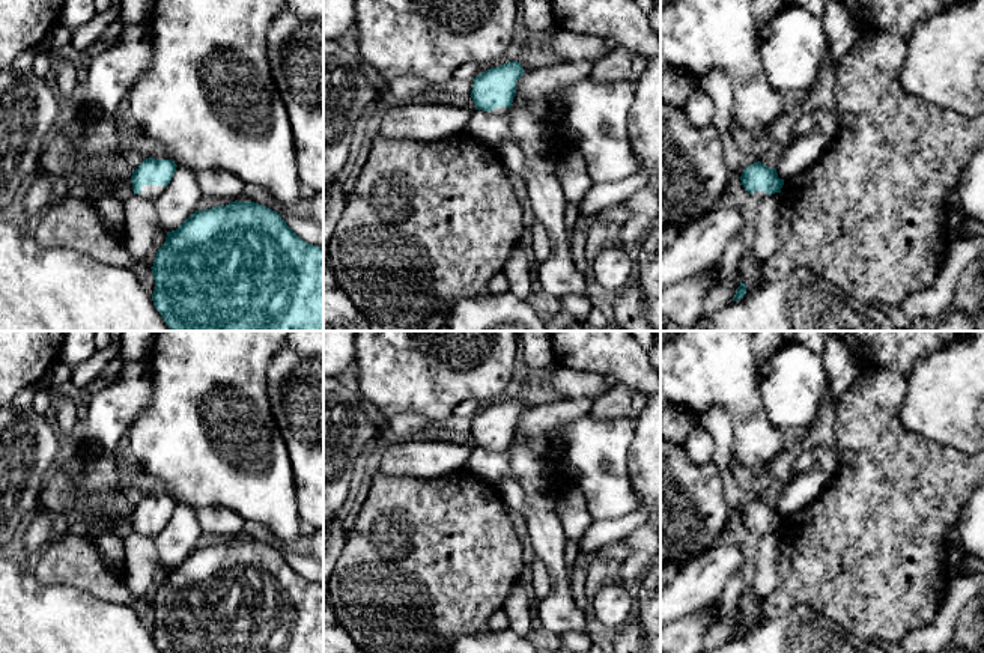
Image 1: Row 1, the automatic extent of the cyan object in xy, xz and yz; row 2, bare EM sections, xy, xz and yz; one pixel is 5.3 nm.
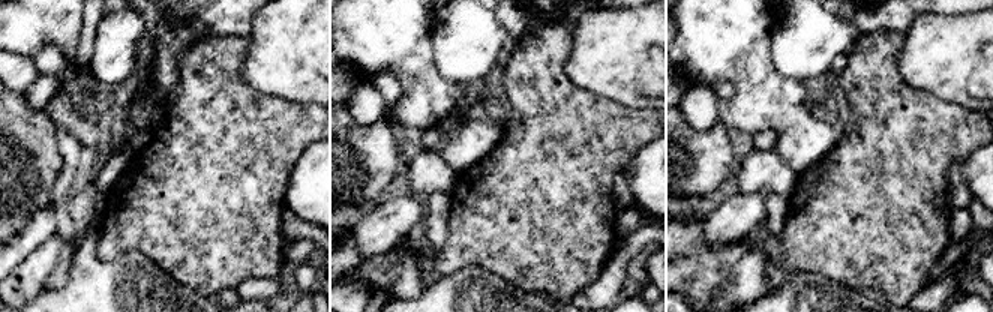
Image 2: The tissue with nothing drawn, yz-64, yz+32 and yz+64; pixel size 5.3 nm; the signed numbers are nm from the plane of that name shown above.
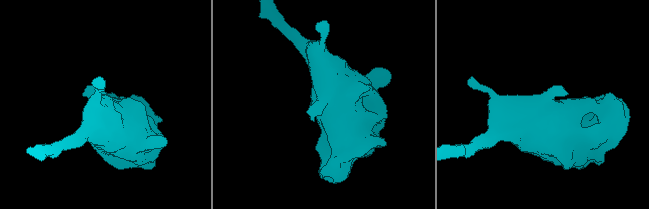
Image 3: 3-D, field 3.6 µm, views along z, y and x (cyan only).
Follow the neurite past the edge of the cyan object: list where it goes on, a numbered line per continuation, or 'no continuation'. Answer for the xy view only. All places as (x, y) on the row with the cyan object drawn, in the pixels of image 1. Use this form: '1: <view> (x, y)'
1: xy (151, 193)

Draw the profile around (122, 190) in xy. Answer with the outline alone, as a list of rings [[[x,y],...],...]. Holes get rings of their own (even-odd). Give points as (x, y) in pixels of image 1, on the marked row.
[[[131,178],[119,182],[110,181],[110,188],[111,188],[111,196],[123,203],[126,203],[128,199],[134,194]]]

